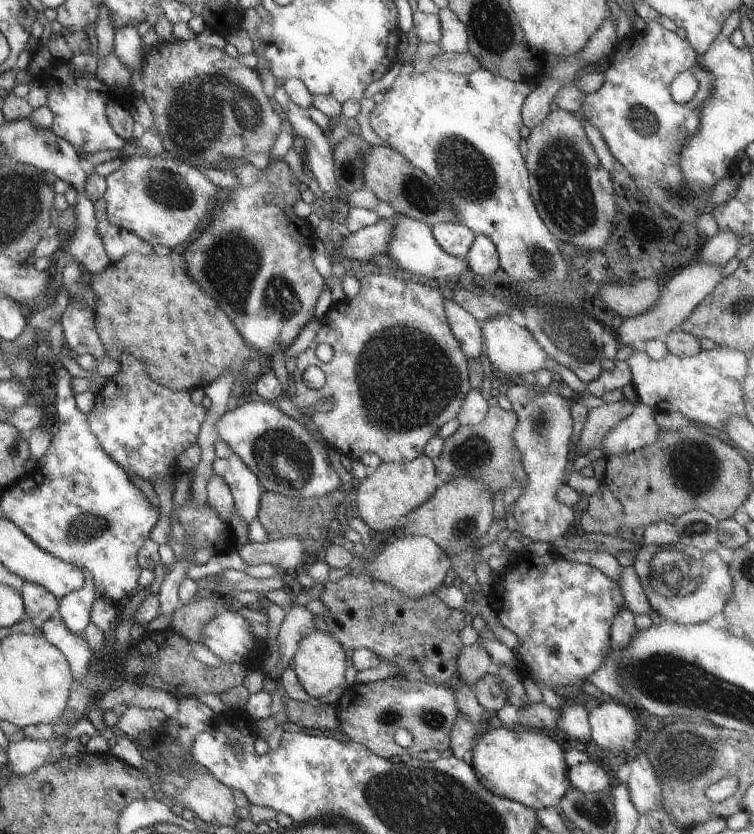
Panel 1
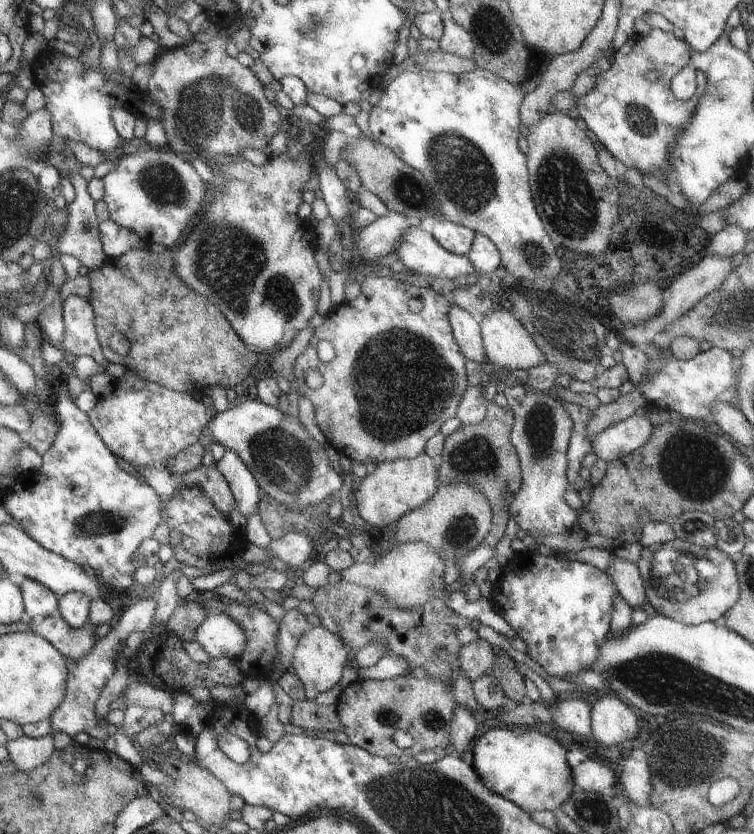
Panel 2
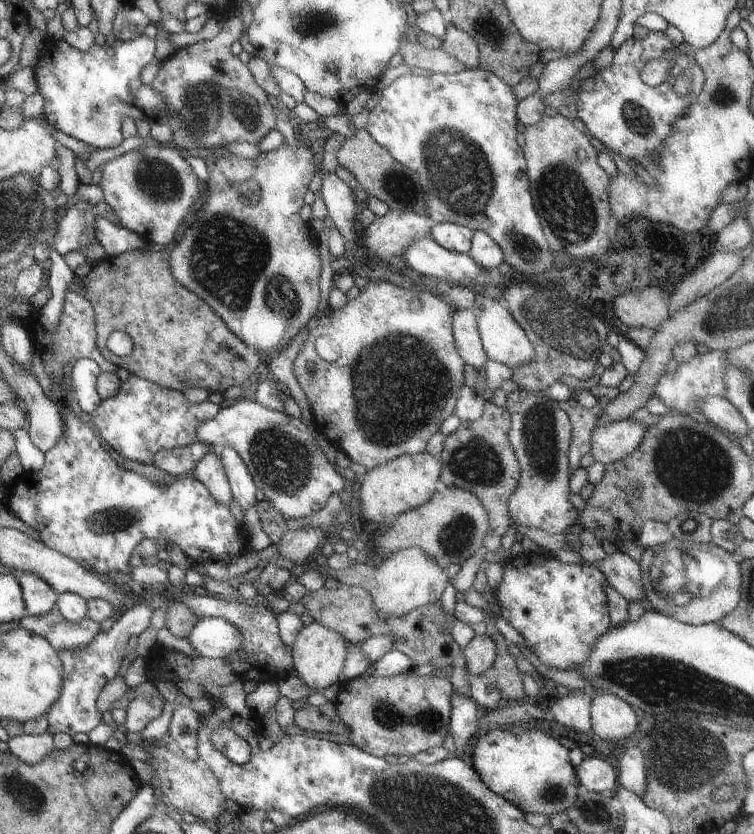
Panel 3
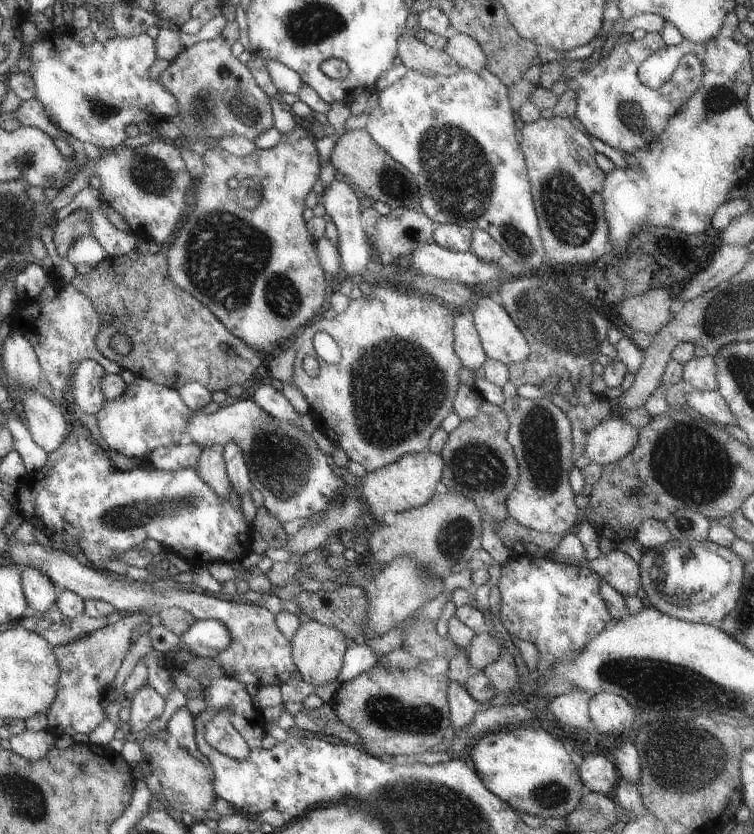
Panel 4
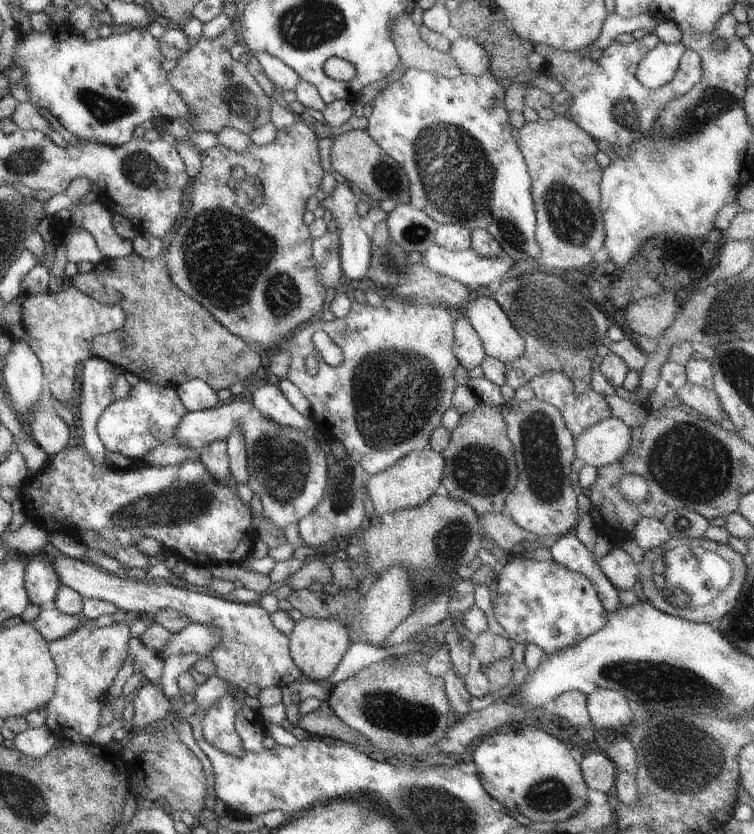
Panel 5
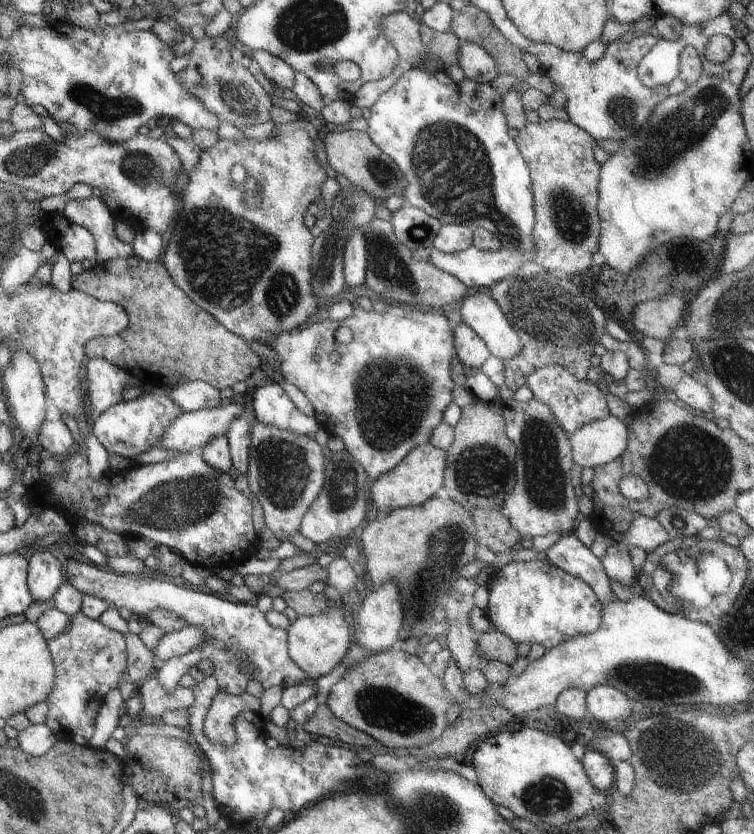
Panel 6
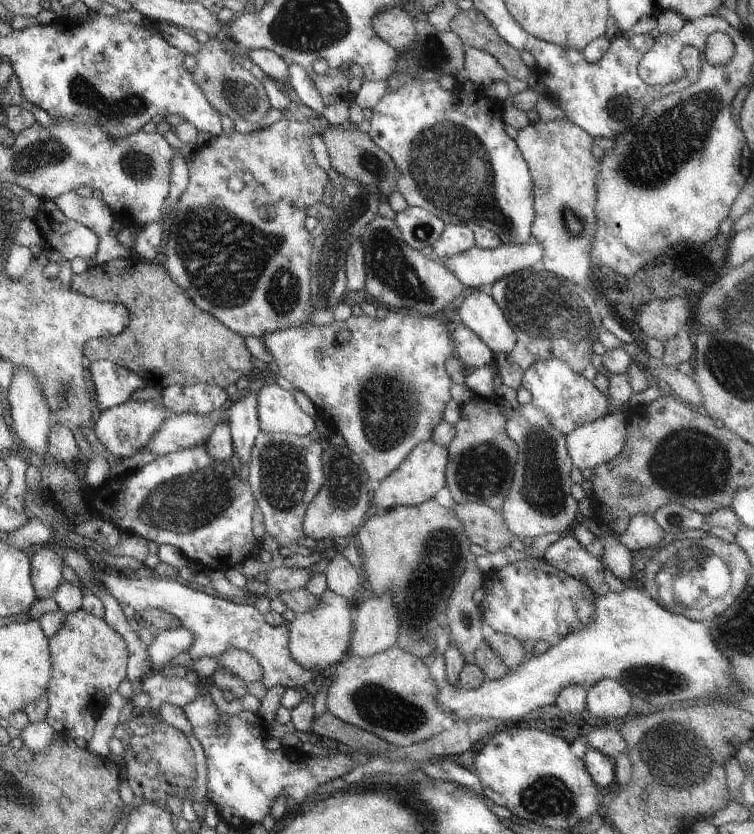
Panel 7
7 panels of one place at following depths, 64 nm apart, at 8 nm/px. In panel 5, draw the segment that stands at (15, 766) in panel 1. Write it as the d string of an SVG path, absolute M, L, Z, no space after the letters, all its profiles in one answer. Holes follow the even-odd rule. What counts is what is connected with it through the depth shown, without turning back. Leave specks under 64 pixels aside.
M45 724L39 728L27 728L13 736L13 750L29 758L43 758L51 748L55 748L59 736L55 736Z

